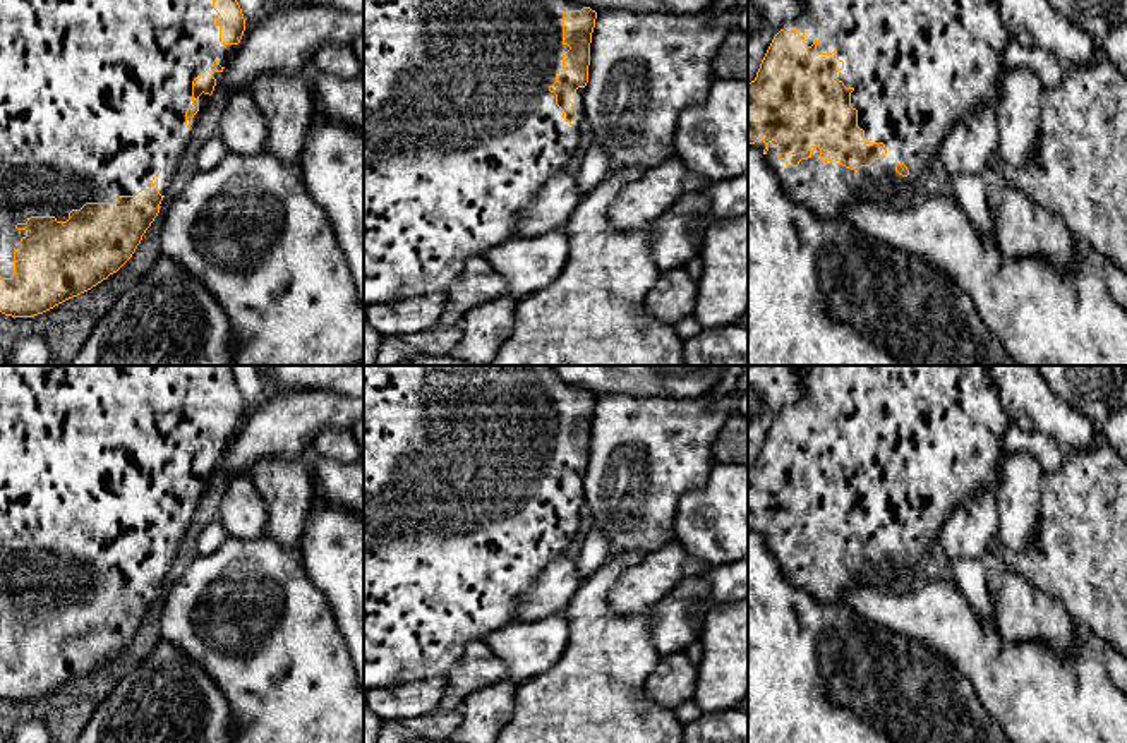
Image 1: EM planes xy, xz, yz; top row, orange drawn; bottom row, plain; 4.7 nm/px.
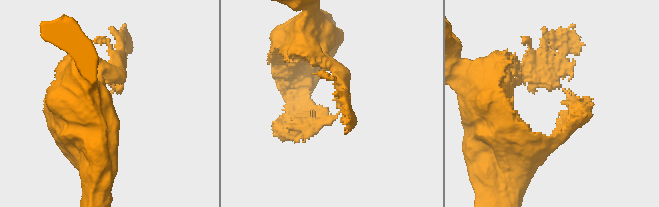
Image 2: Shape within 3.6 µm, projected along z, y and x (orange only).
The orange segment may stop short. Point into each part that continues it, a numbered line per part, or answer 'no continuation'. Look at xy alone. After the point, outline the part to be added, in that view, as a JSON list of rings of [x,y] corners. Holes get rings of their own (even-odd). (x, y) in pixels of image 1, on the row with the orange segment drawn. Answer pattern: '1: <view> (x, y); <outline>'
1: xy (93, 93); [[[0,0],[0,276],[14,276],[14,247],[26,237],[26,230],[17,230],[17,223],[26,223],[31,216],[55,216],[67,221],[72,209],[81,209],[86,202],[115,202],[118,196],[136,196],[141,189],[149,189],[158,178],[158,190],[165,196],[172,177],[194,139],[196,127],[204,113],[209,94],[199,96],[199,112],[192,117],[192,125],[185,125],[185,112],[192,105],[192,81],[214,60],[226,67],[237,45],[220,43],[220,26],[213,22],[218,12],[213,0]]]

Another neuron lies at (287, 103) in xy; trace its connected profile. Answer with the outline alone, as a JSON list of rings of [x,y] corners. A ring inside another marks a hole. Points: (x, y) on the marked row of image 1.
[[[312,65],[295,74],[268,72],[249,84],[268,125],[264,151],[293,166],[317,112],[312,74]]]

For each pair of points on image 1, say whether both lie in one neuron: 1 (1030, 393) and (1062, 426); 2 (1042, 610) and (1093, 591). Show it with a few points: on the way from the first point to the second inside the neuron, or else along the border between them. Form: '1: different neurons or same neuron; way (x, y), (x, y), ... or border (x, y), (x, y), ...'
1: same neuron; way (1038, 402), (1054, 417)
2: different neurons; border (1026, 579), (1054, 598), (1078, 623)

